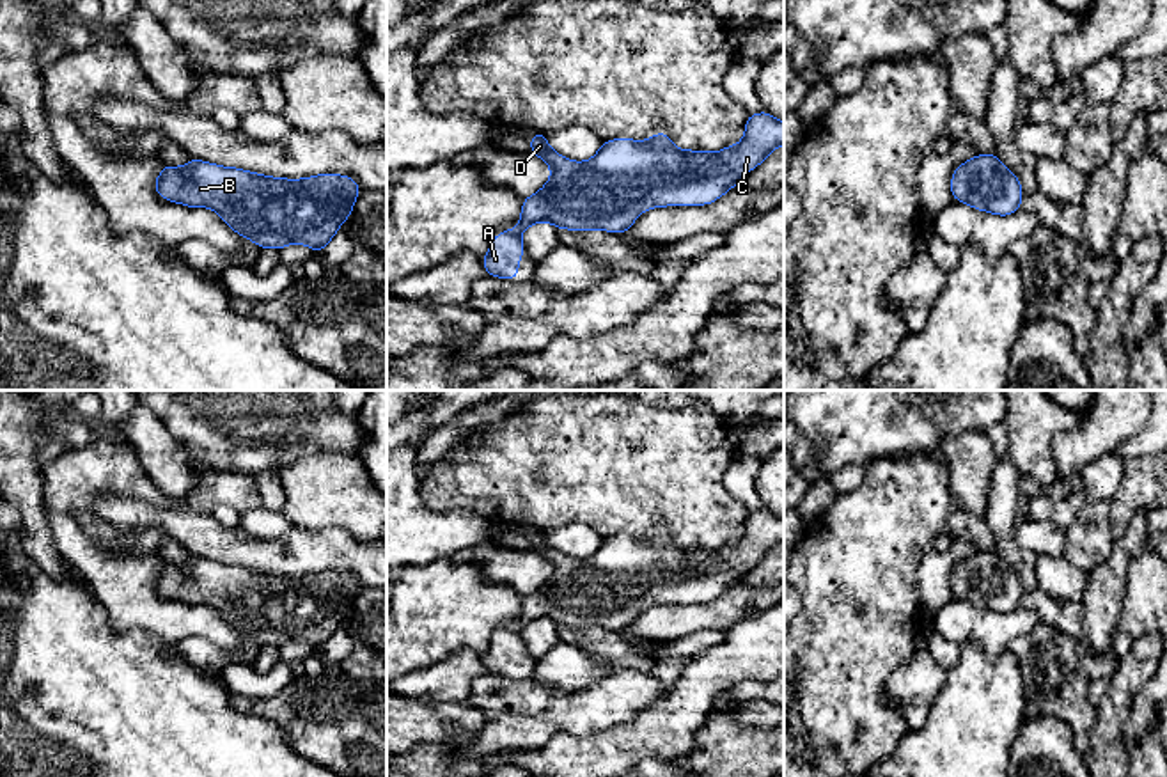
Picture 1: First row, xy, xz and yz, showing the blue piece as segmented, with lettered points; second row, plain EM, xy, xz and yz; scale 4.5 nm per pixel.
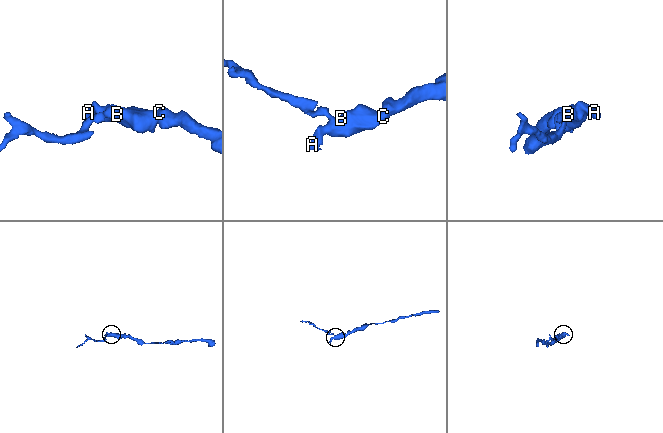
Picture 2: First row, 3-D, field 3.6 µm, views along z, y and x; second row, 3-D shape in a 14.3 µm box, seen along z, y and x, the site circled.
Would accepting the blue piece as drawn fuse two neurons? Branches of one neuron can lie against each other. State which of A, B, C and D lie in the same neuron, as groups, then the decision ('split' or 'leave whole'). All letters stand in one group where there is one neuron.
groups A B C D; leave whole

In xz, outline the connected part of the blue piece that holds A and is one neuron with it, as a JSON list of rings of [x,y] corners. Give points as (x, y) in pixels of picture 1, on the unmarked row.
[[[766,507],[748,513],[741,539],[718,550],[677,546],[665,529],[656,529],[651,538],[607,538],[589,559],[569,559],[548,543],[544,530],[534,529],[530,550],[550,562],[552,573],[537,591],[521,598],[521,616],[516,624],[502,628],[491,637],[490,648],[482,655],[486,671],[516,678],[520,674],[518,656],[525,653],[521,630],[539,619],[553,621],[559,628],[601,626],[624,632],[646,607],[711,601],[782,541],[784,520]]]

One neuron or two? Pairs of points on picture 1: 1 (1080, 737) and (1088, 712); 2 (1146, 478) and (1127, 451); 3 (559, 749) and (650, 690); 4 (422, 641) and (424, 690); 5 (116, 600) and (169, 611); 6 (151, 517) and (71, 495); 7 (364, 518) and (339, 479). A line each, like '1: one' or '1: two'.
1: one
2: two
3: two
4: two
5: one
6: two
7: one

